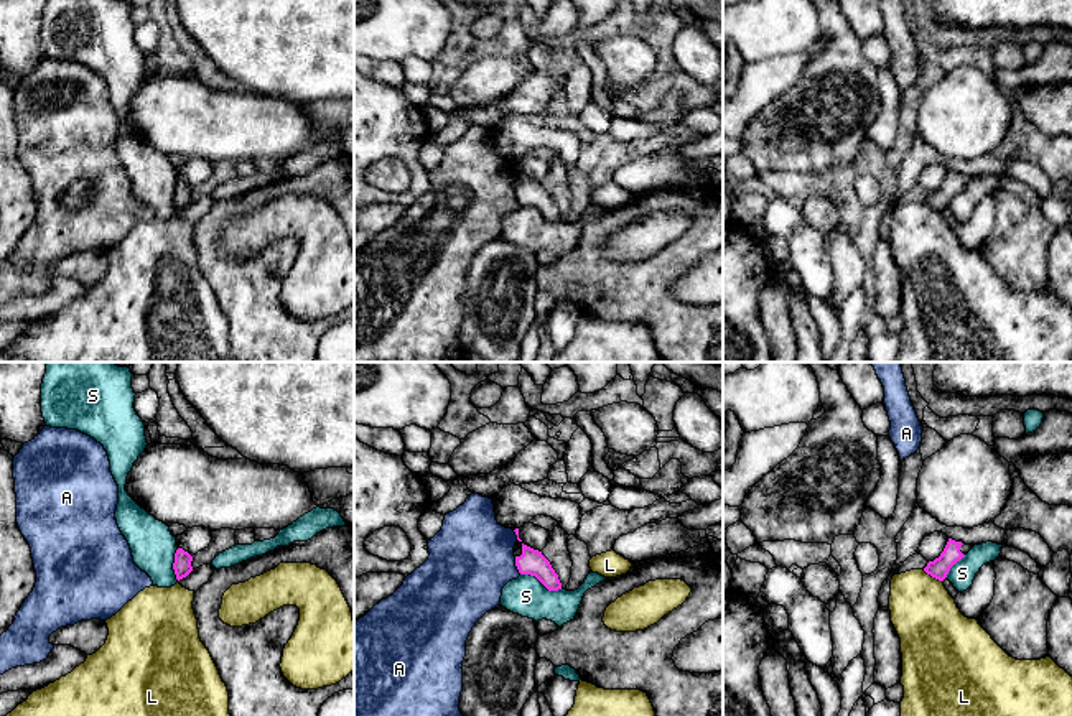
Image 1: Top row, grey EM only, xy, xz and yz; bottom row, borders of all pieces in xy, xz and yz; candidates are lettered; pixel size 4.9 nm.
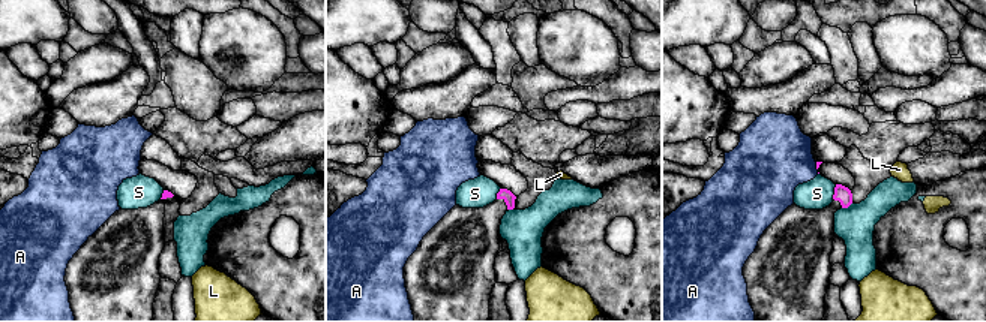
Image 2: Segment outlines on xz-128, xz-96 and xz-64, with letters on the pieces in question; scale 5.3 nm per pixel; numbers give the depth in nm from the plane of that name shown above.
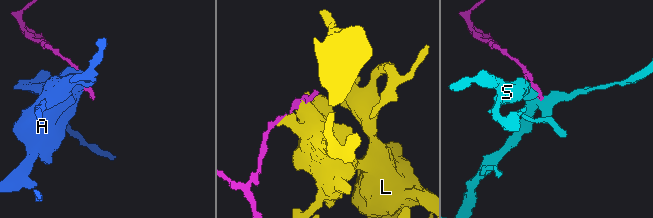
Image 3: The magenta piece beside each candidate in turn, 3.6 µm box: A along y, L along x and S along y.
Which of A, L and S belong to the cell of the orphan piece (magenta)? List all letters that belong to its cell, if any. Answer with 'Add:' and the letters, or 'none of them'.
Add: none of them

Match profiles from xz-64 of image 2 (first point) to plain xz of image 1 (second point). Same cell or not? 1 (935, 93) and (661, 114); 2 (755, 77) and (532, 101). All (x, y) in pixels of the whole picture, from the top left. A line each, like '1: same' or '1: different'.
1: same
2: different

